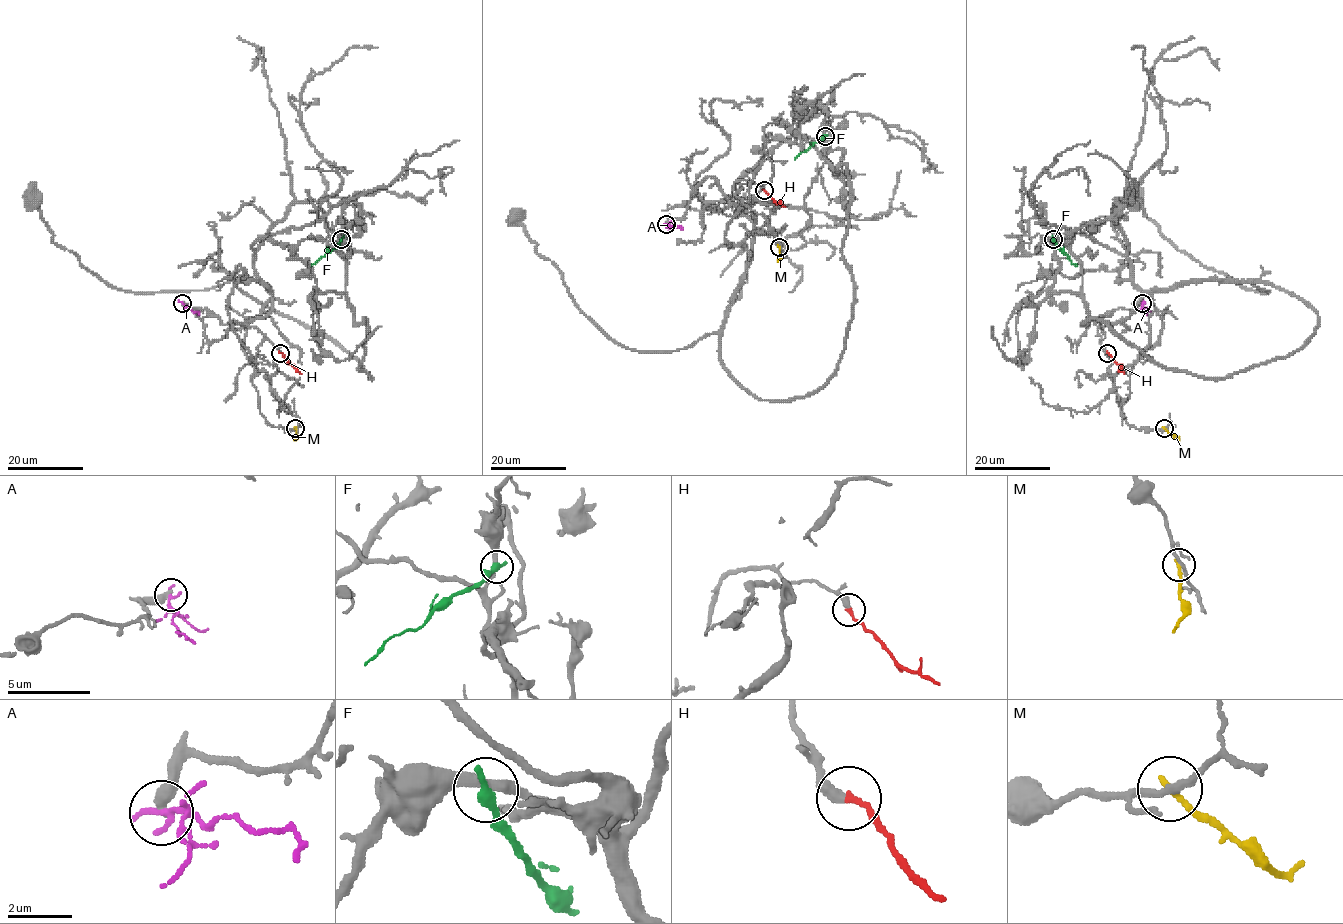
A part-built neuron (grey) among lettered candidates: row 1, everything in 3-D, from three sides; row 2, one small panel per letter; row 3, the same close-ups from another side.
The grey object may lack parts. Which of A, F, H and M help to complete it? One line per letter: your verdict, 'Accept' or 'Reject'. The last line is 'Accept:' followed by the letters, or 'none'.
A: Reject
F: Reject
H: Accept
M: Reject
Accept: H

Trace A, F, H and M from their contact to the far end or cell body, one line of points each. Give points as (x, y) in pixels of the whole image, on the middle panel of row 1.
A: (666, 224), (681, 227), (681, 230)
F: (824, 136), (794, 159)
H: (764, 190), (784, 207)
M: (779, 247), (777, 262)

